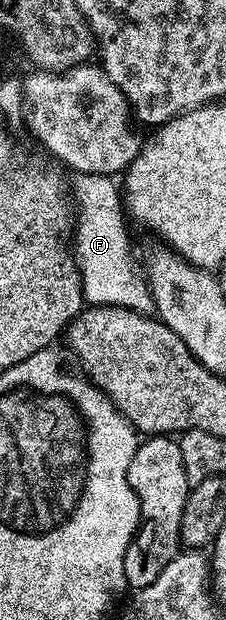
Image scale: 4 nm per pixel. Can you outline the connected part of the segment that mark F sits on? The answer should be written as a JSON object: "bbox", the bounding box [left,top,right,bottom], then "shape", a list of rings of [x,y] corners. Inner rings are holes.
{"bbox":[69,174,155,315],"shape":[[[76,174],[69,183],[77,218],[73,223],[73,254],[83,279],[83,298],[92,307],[128,307],[151,315],[155,302],[144,278],[135,272],[131,260],[131,239],[127,236],[128,216],[121,187],[110,175]]]}

